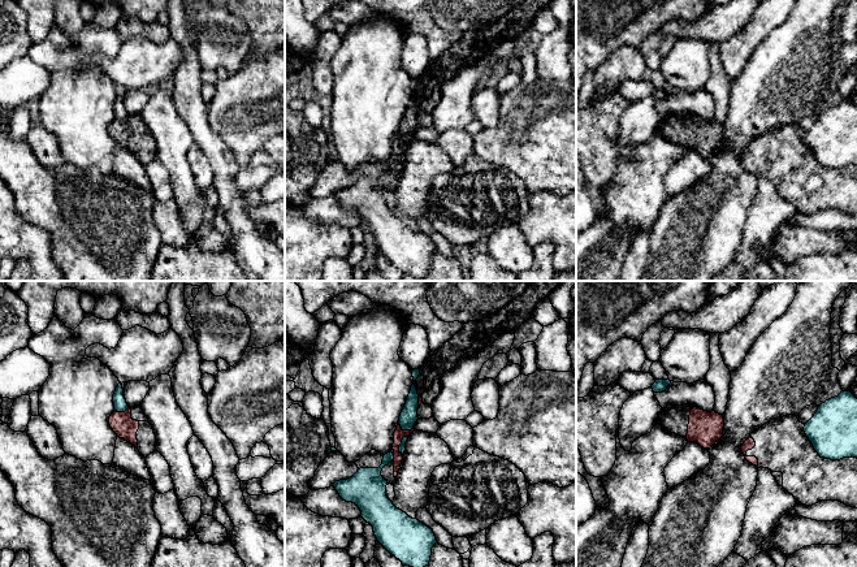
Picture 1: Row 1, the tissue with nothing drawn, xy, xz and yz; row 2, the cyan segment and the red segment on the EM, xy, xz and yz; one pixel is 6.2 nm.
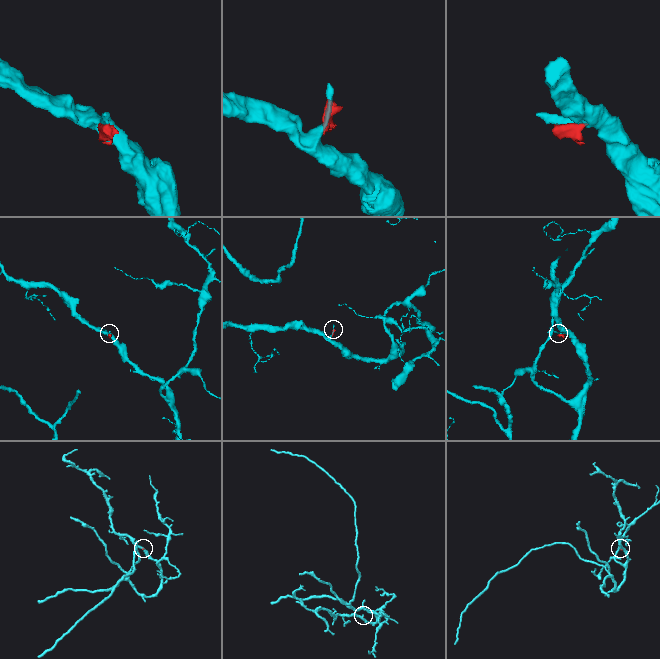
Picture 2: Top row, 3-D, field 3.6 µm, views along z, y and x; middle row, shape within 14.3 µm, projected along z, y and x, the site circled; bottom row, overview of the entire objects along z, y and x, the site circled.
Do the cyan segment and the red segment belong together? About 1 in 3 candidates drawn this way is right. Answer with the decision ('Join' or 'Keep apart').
Keep apart

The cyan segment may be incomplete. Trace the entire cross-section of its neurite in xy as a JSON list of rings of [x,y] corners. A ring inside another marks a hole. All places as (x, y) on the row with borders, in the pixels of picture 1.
[[[121,382],[118,384],[113,394],[113,403],[114,403],[114,411],[117,412],[125,412],[129,408],[126,399],[124,397],[124,389]]]

